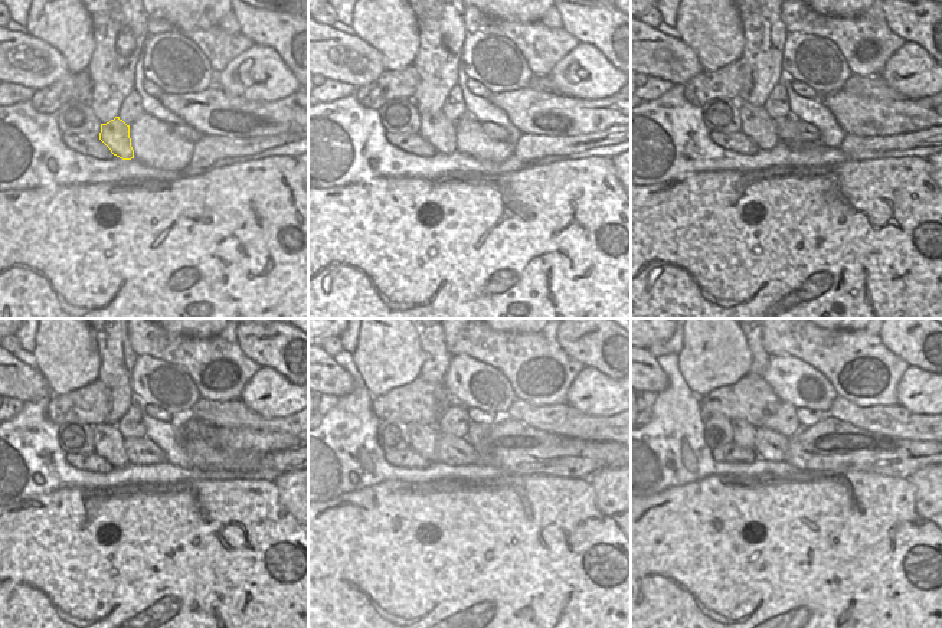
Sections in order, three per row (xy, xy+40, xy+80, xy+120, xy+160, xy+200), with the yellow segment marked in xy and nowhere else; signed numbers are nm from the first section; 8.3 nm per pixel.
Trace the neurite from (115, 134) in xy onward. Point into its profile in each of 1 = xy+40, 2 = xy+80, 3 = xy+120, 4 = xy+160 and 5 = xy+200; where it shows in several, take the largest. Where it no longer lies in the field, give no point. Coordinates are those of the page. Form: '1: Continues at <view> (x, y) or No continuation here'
1: Continues at xy+40 (435, 128)
2: Continues at xy+80 (756, 124)
3: Continues at xy+120 (108, 441)
4: Continues at xy+160 (424, 438)
5: Continues at xy+200 (743, 432)

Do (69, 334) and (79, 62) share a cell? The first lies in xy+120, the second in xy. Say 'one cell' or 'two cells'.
one cell

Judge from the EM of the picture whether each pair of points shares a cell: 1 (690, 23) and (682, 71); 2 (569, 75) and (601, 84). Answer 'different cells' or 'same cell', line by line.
1: different cells
2: same cell

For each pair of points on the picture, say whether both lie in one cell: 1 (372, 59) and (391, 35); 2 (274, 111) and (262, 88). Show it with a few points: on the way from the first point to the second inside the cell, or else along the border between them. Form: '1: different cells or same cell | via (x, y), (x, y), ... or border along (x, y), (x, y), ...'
1: different cells | border along (355, 33), (380, 54), (386, 69)
2: different cells | border along (293, 92), (272, 101), (247, 101), (236, 97)

